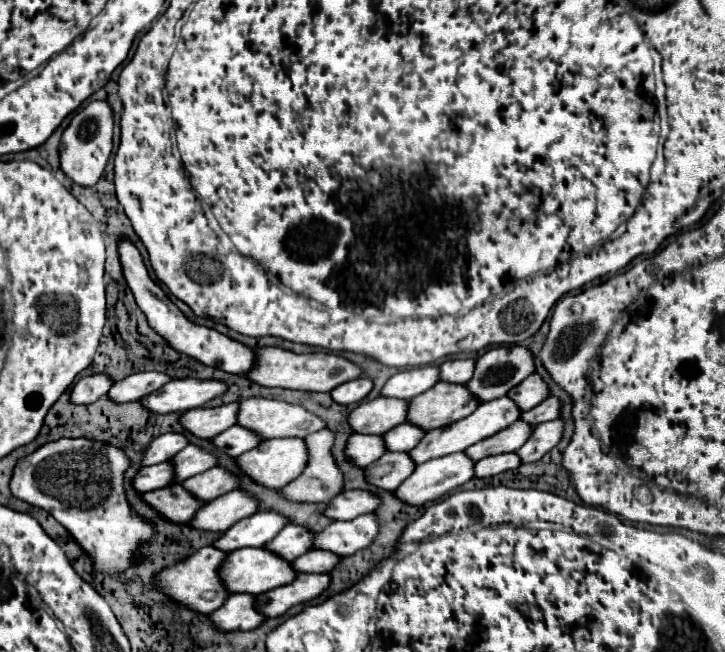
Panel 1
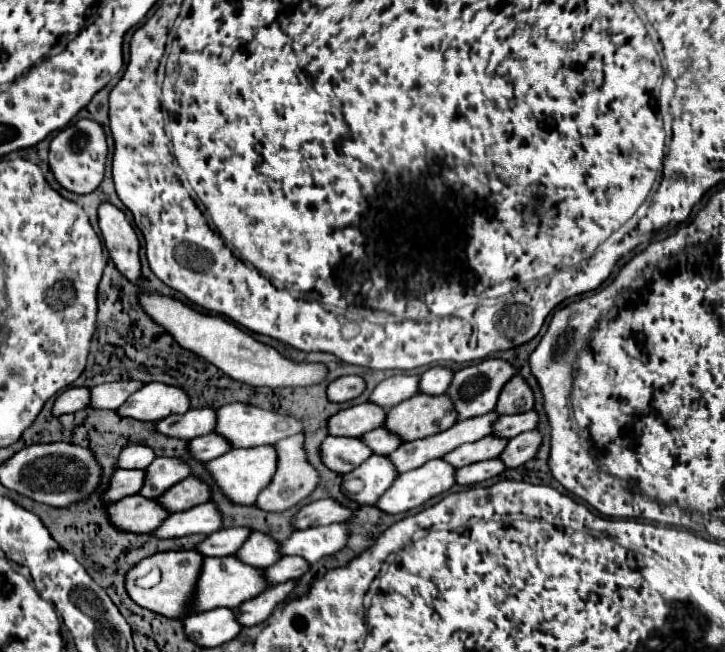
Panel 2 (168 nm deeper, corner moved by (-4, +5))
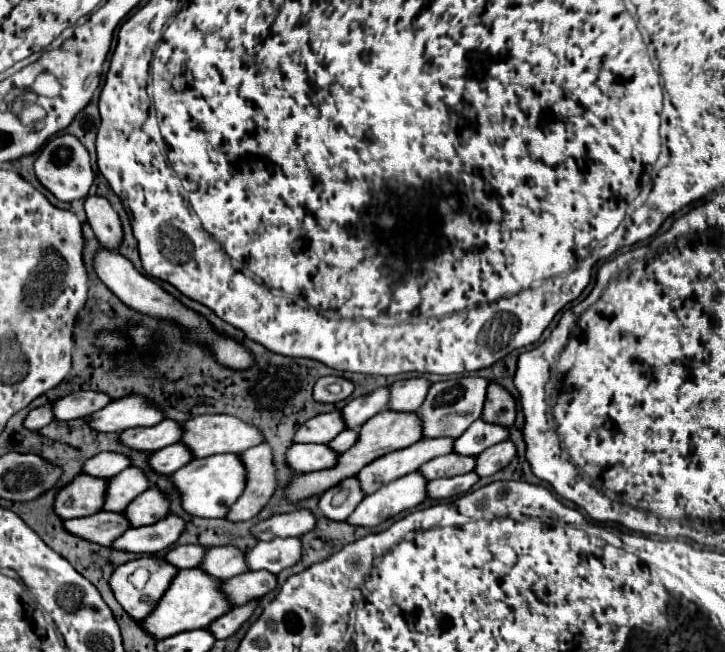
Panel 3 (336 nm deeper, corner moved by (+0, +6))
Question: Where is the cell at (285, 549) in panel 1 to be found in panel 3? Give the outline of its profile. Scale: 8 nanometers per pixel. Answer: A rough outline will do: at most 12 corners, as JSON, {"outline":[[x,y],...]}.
{"outline":[[234,546],[210,548],[200,568],[228,580],[244,568],[244,552]]}

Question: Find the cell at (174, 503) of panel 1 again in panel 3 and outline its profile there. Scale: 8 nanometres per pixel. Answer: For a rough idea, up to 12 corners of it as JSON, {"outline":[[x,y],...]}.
{"outline":[[98,512],[64,520],[64,530],[110,546],[124,530],[124,514]]}

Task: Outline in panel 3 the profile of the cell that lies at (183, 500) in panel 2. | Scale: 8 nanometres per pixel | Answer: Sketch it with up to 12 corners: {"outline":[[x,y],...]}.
{"outline":[[152,488],[132,500],[124,516],[132,528],[168,516],[166,496]]}

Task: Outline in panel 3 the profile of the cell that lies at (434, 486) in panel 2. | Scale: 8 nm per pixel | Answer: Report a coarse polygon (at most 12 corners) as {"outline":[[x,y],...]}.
{"outline":[[418,472],[366,496],[350,526],[374,528],[424,502],[428,482]]}

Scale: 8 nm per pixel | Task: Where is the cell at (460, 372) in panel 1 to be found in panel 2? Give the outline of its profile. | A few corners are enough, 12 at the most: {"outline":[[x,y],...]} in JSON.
{"outline":[[430,367],[420,377],[420,391],[442,395],[454,371]]}

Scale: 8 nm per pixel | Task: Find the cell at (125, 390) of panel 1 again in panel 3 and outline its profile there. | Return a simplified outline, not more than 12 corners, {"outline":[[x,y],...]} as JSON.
{"outline":[[74,392],[52,404],[54,420],[84,418],[110,402],[102,392]]}

